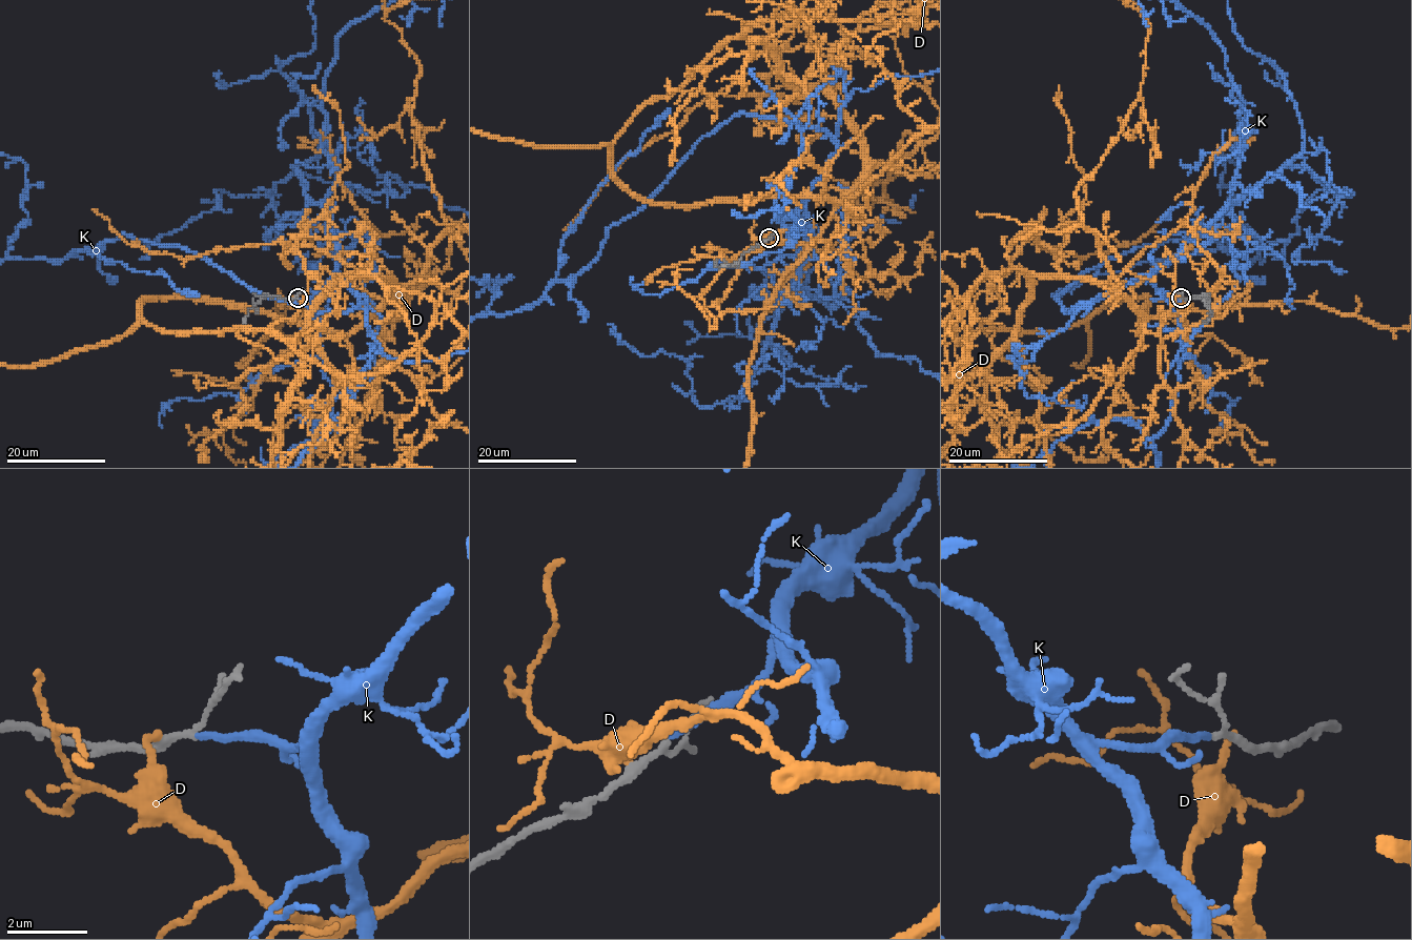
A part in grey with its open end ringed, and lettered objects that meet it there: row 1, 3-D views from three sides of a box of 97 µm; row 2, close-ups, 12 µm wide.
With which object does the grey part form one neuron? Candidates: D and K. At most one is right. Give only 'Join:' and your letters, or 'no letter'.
Join: K

